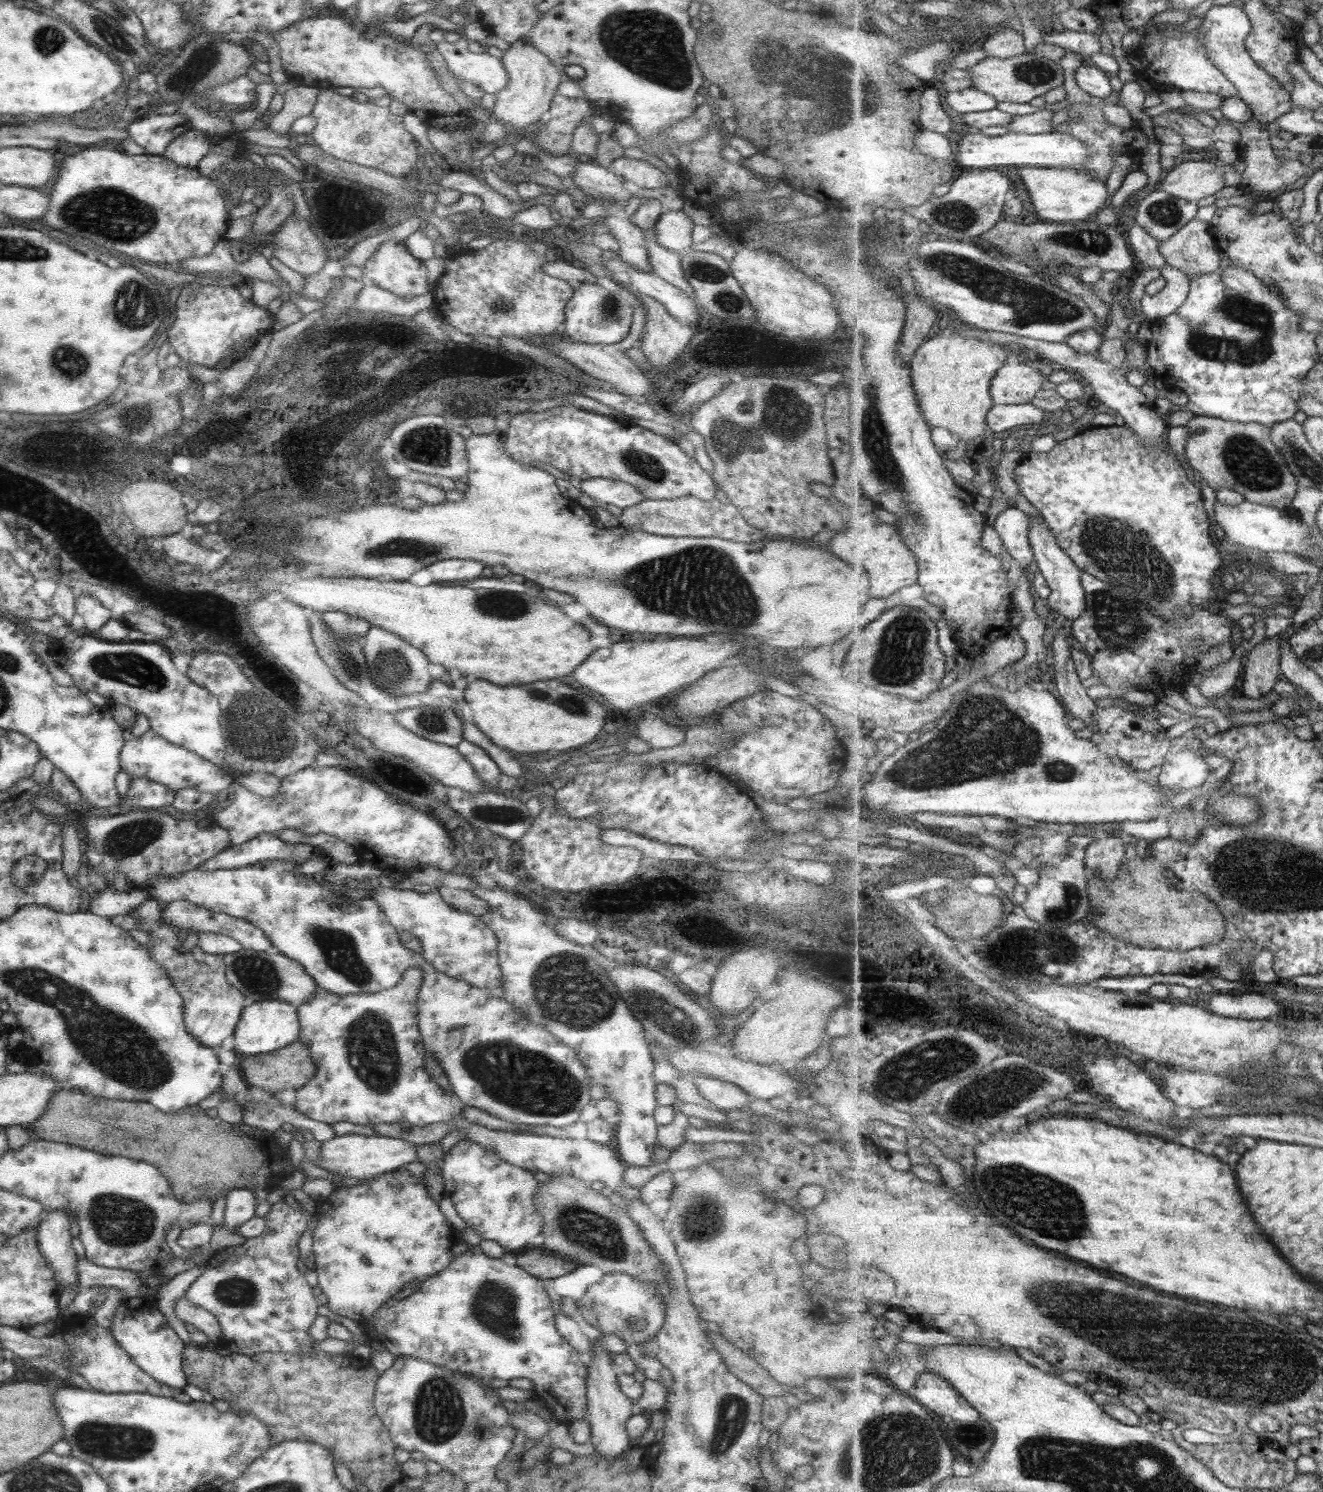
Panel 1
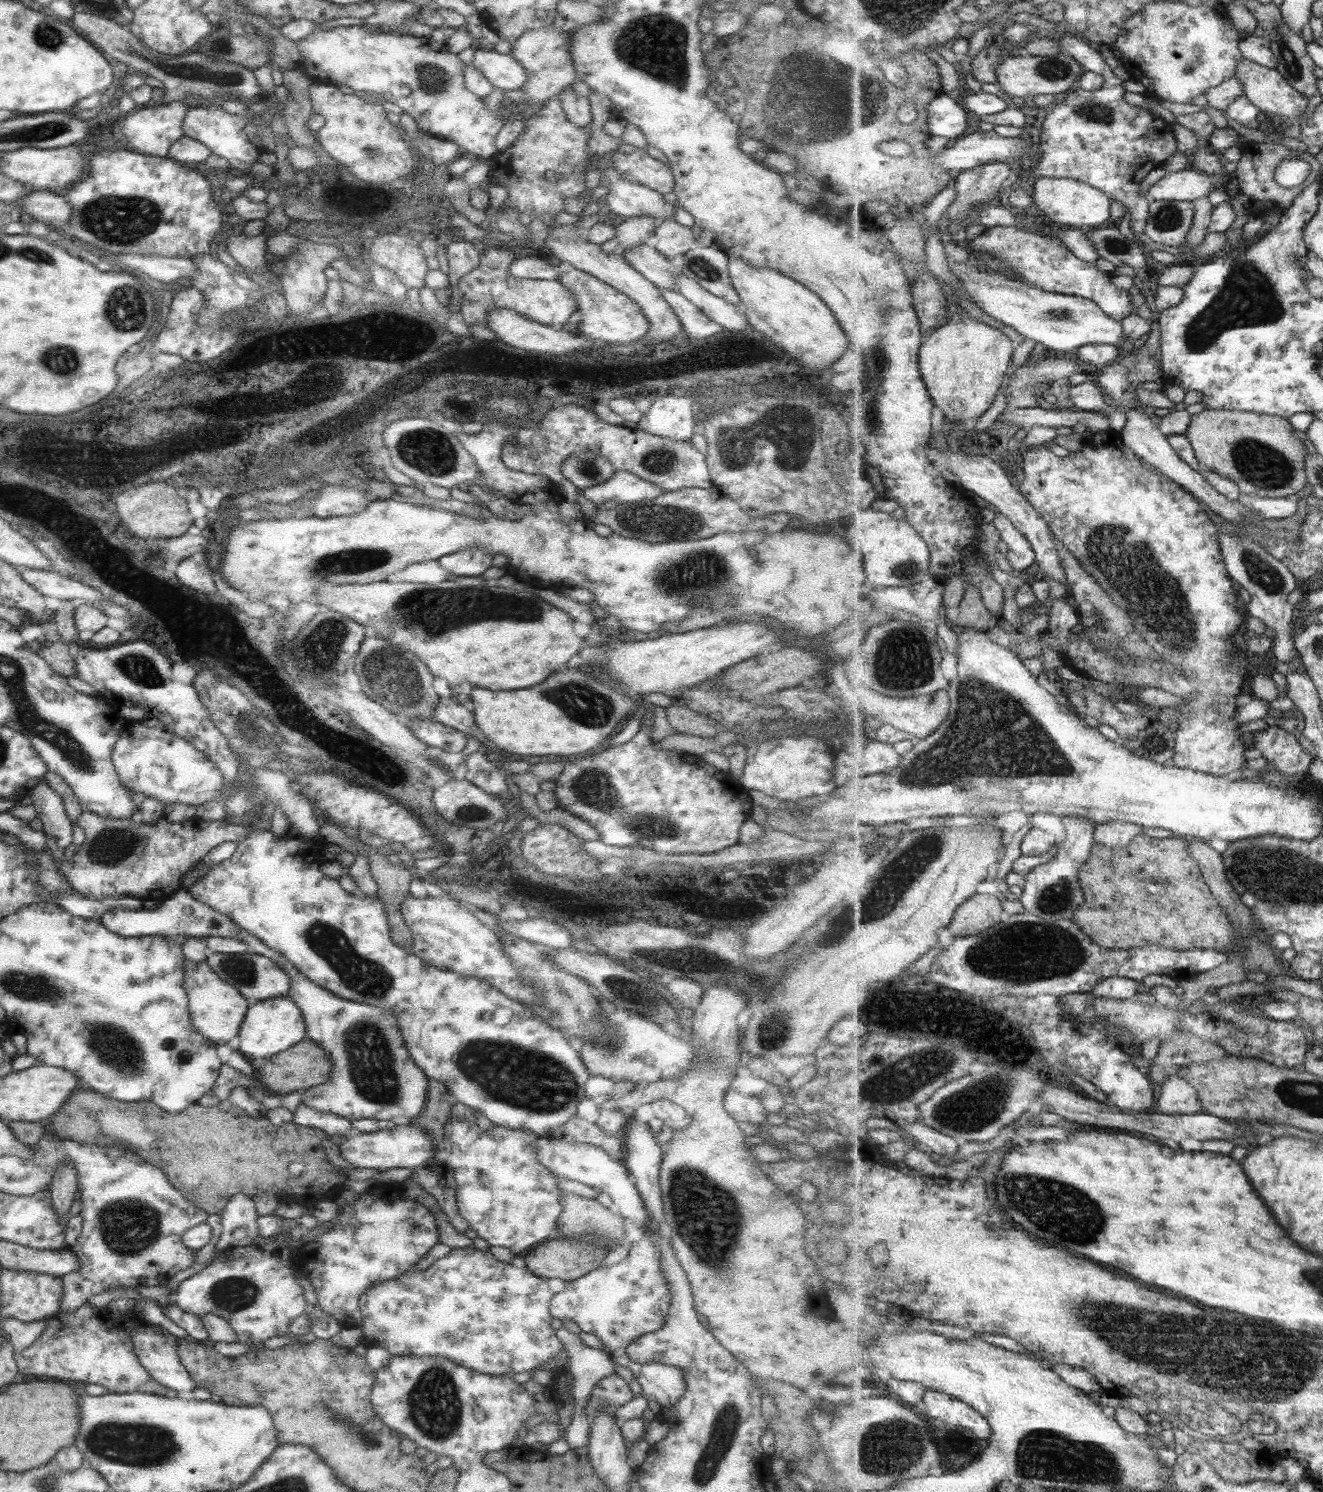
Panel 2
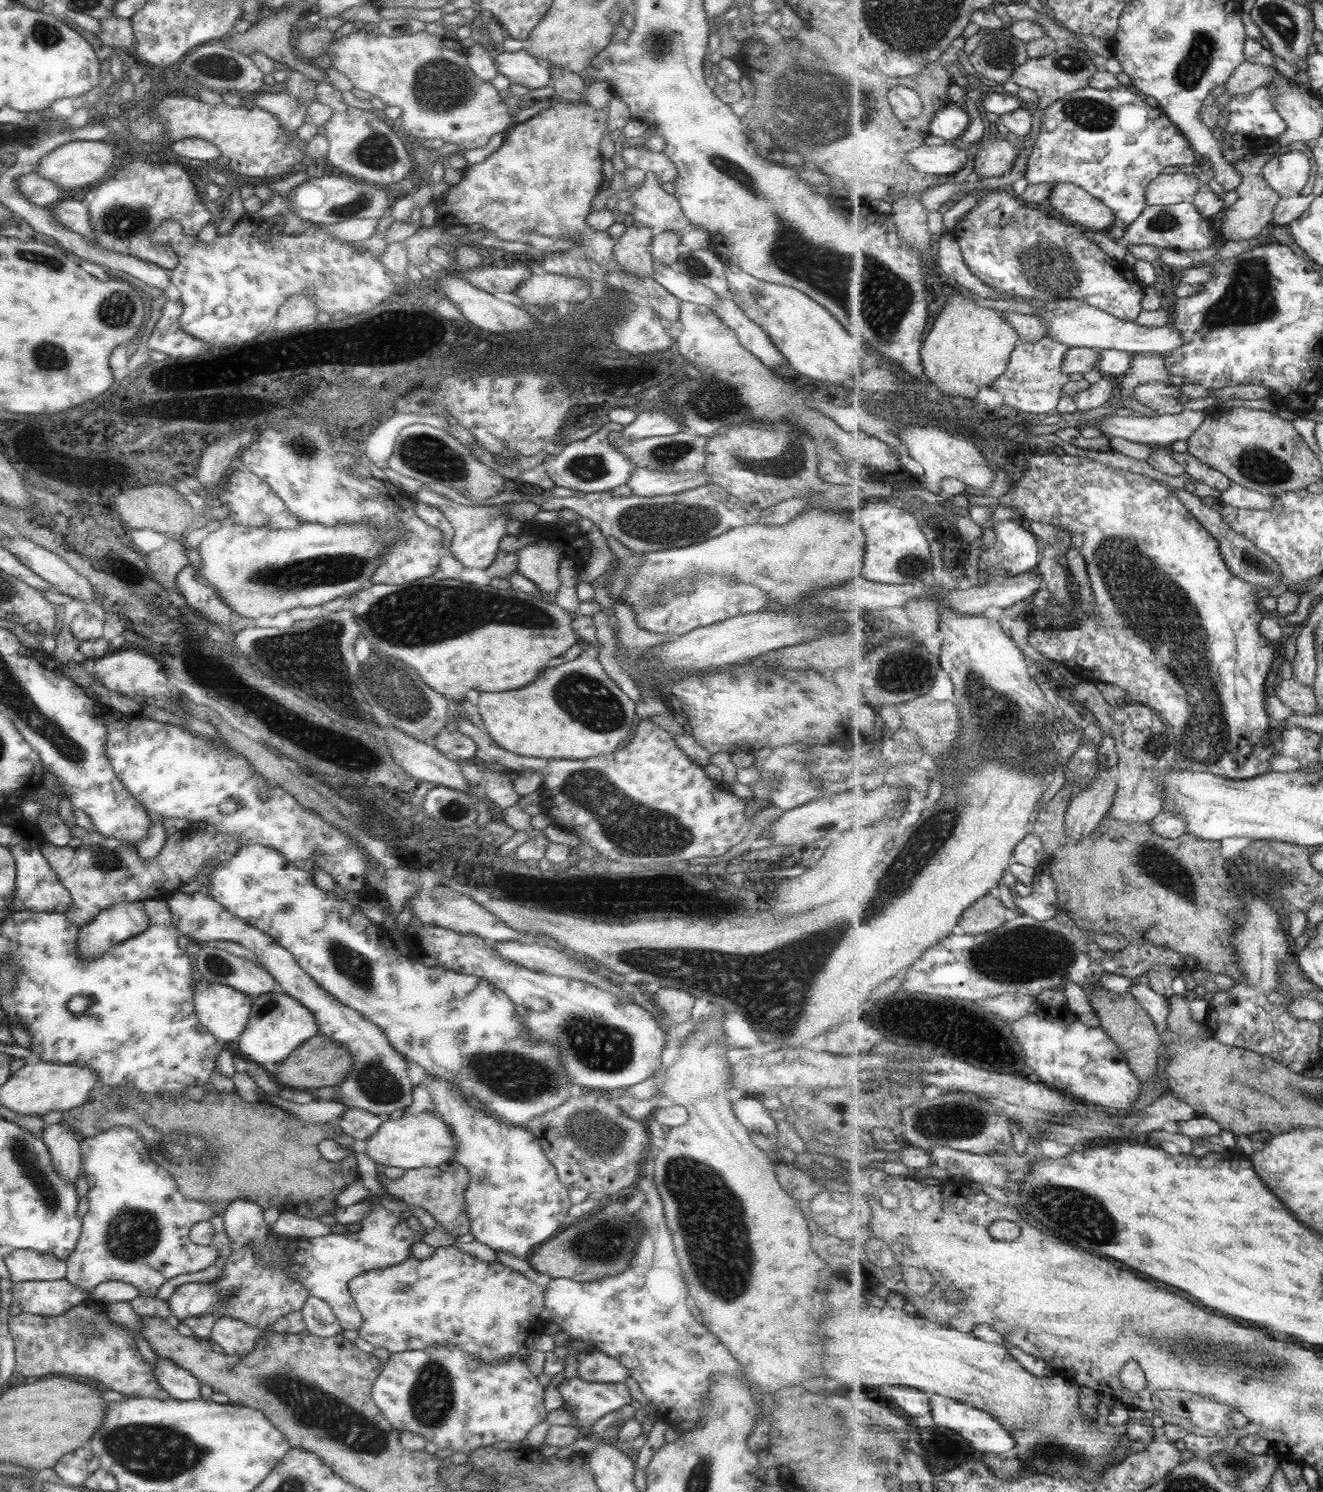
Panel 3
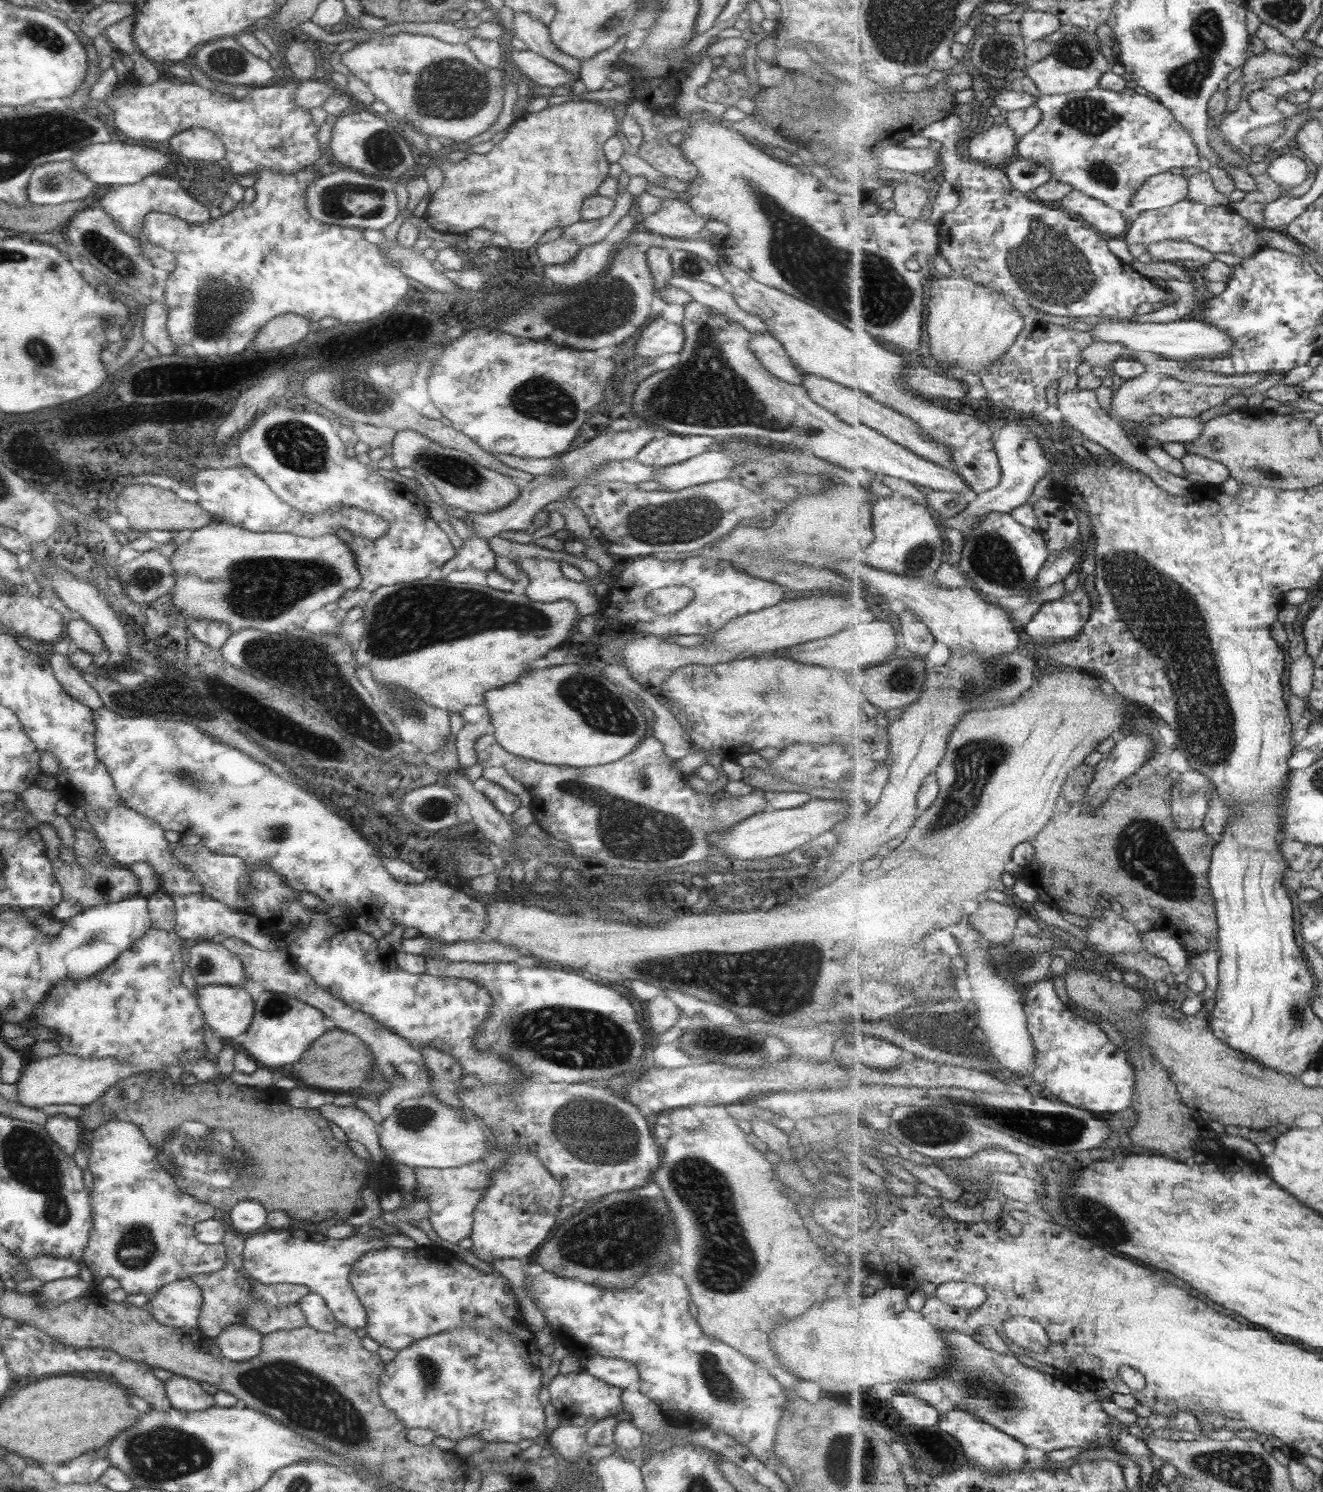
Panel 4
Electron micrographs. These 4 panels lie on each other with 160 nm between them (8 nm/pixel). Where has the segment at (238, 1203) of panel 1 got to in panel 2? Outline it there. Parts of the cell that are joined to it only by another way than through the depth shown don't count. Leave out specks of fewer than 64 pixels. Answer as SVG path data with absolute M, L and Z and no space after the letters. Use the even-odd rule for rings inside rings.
M241 1193L231 1195L219 1215L221 1232L219 1238L217 1239L215 1250L219 1250L219 1252L221 1252L227 1247L247 1247L249 1244L253 1244L250 1242L253 1240L253 1238L255 1238L255 1236L258 1236L255 1224L255 1220L257 1220L258 1214L256 1213L252 1197ZM237 1230L241 1230L243 1234L235 1238L235 1232L237 1232Z

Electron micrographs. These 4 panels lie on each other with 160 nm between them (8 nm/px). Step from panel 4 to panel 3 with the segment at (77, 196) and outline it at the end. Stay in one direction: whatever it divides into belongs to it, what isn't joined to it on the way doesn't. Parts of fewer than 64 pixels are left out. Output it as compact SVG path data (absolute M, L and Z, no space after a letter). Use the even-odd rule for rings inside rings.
M34 170L16 180L16 190L31 205L37 207L48 208L52 202L65 199L65 194L62 194L62 190L56 184L45 180Z

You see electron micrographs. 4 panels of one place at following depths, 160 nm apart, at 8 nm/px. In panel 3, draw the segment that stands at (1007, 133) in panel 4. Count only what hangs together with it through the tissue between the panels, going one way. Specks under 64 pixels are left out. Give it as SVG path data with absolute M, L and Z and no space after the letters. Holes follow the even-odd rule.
M1006 139L983 142L974 159L974 175L980 179L1002 177L1013 168L1018 153L1017 147Z

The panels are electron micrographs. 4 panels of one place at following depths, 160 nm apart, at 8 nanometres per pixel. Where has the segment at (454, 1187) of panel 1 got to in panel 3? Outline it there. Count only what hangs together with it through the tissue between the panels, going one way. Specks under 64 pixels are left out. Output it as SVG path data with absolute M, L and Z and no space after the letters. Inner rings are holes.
M436 1075L430 1077L426 1087L432 1102L432 1113L448 1126L452 1134L454 1153L451 1160L462 1166L468 1174L463 1198L469 1233L474 1240L485 1244L495 1253L507 1252L526 1260L536 1247L564 1227L563 1219L571 1205L567 1198L568 1190L557 1180L554 1166L551 1166L544 1155L540 1142L528 1130L498 1123L485 1112L474 1109L454 1084L445 1082Z

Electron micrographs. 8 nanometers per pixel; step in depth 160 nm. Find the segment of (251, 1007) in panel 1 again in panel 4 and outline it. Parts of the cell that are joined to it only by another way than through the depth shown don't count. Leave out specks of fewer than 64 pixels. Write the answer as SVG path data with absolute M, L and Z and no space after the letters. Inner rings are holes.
M262 991L253 1001L253 1016L238 1042L245 1053L261 1067L277 1068L293 1064L305 1053L317 1038L326 1031L323 1027L323 1013L304 1002L283 993Z

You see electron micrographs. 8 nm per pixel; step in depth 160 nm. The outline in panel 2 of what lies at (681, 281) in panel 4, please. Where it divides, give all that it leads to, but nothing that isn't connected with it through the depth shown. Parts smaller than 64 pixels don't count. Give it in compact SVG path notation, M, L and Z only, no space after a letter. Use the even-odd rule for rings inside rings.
M645 244L633 246L620 253L626 264L636 270L645 280L659 289L674 291L674 280L680 272L666 256Z

